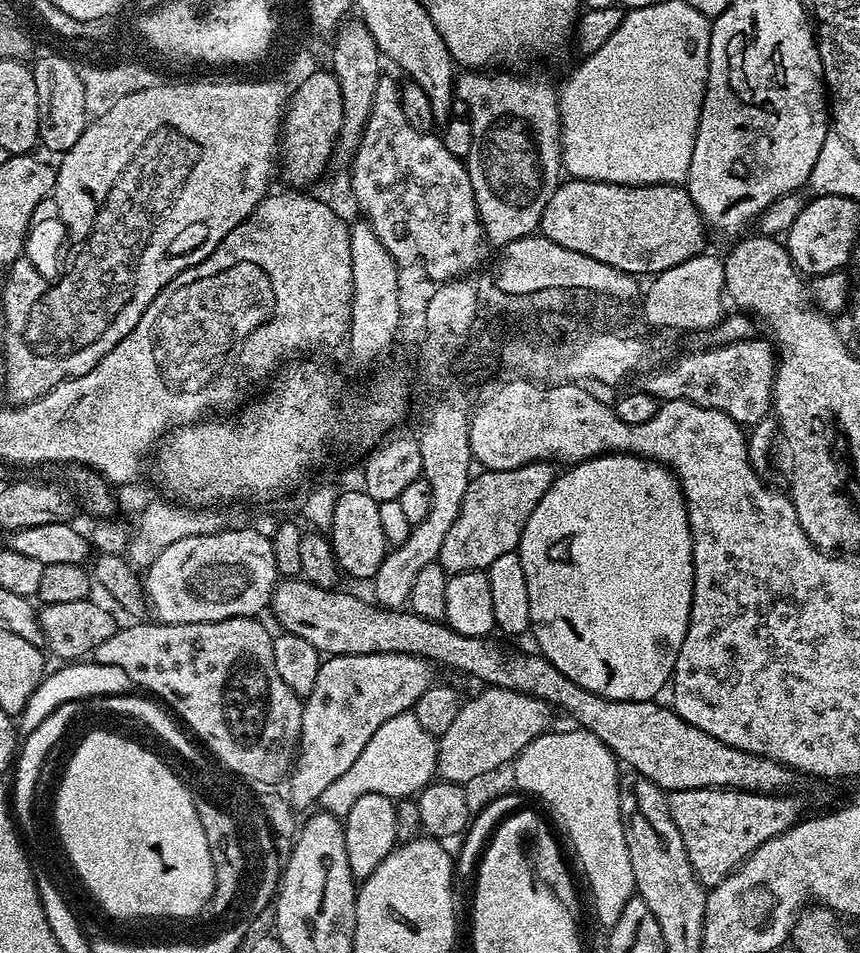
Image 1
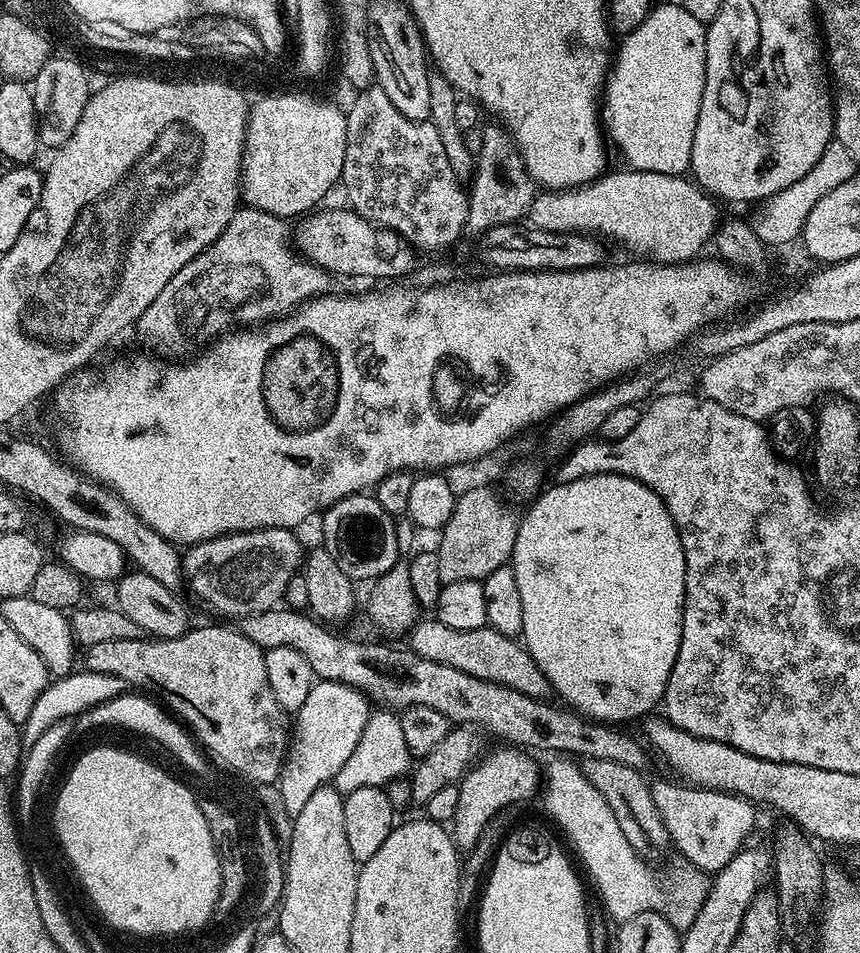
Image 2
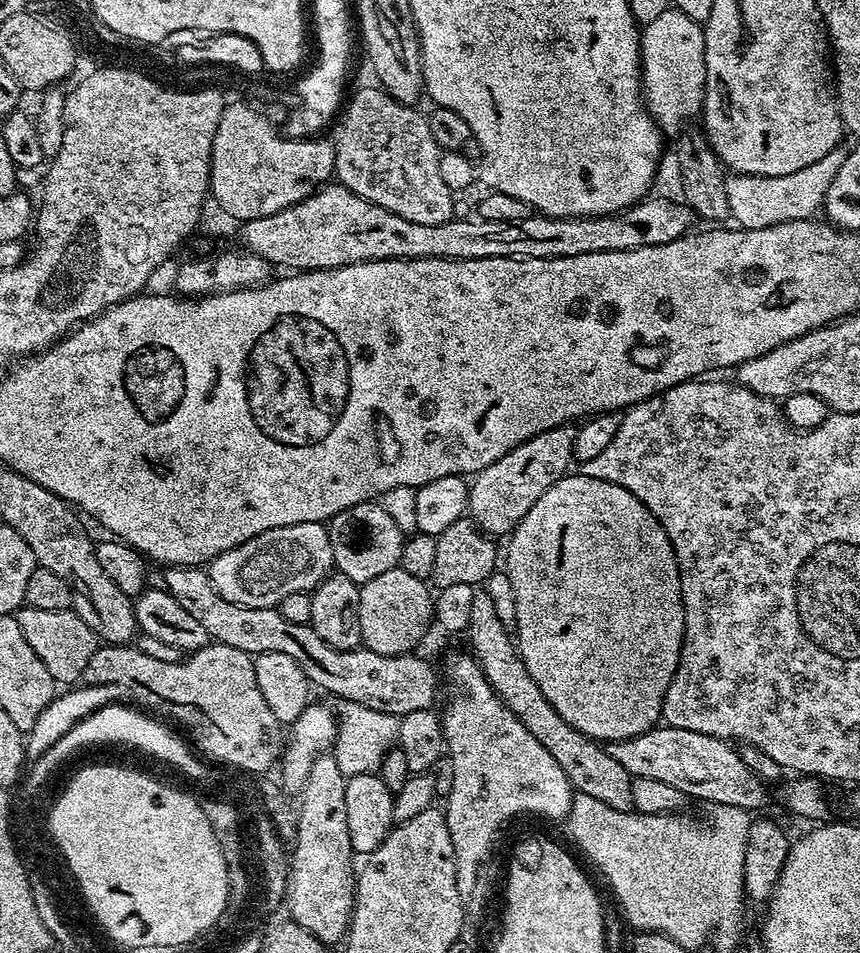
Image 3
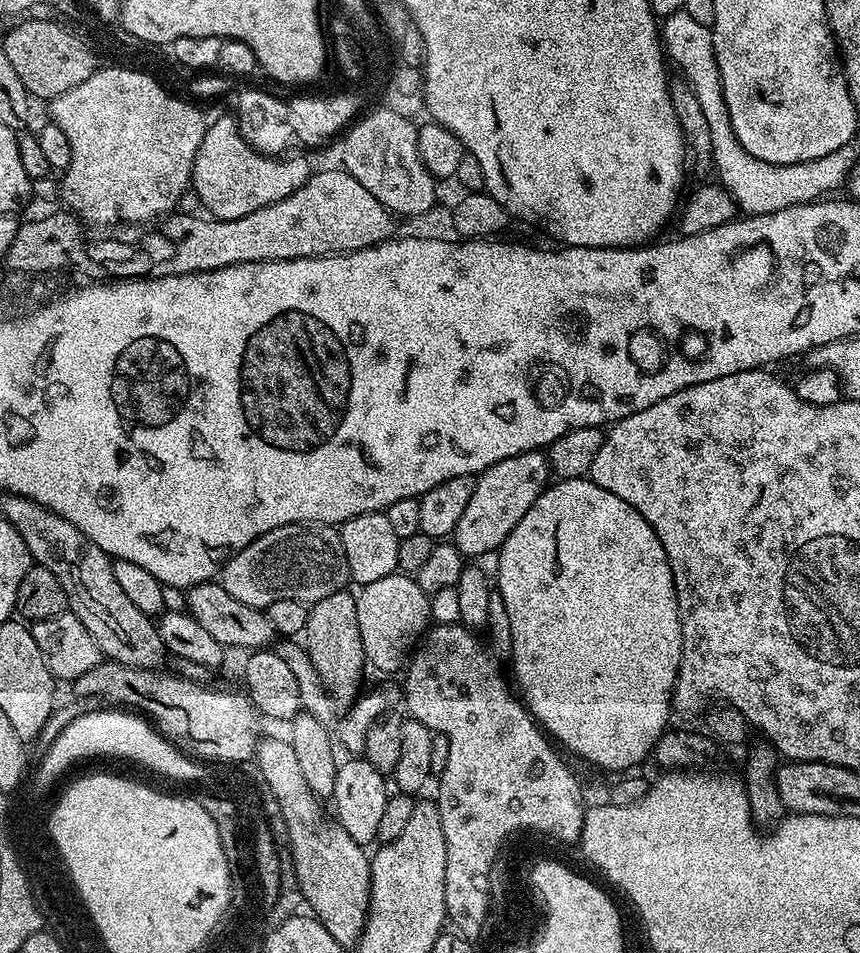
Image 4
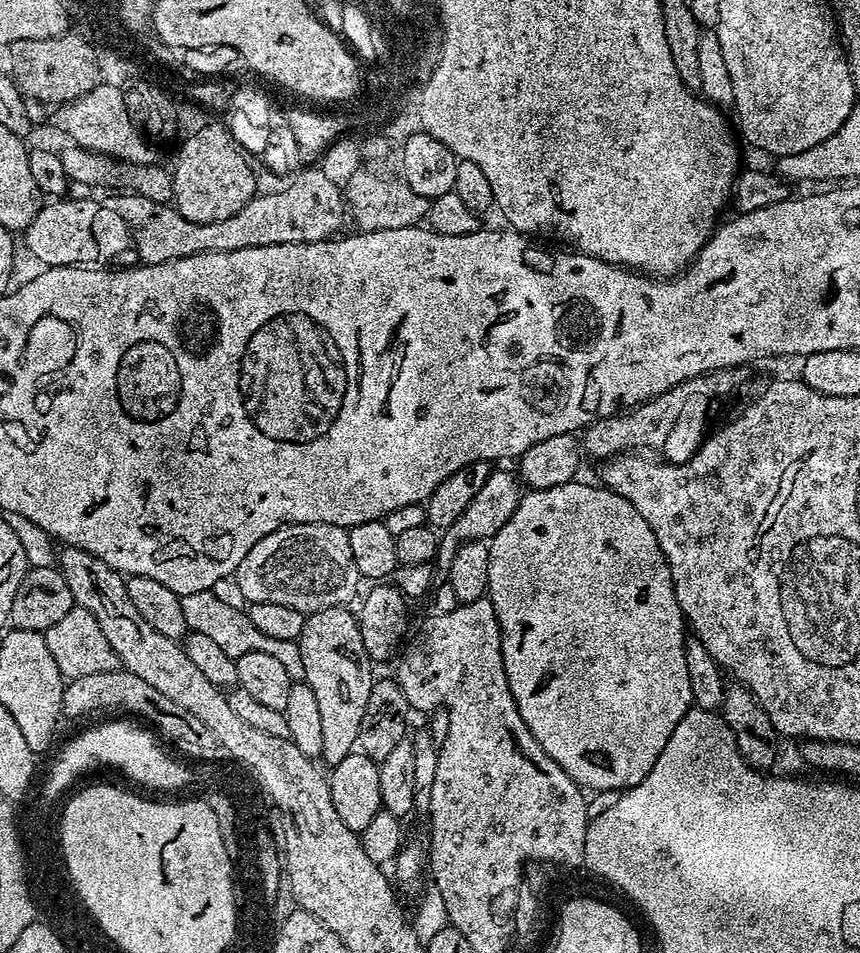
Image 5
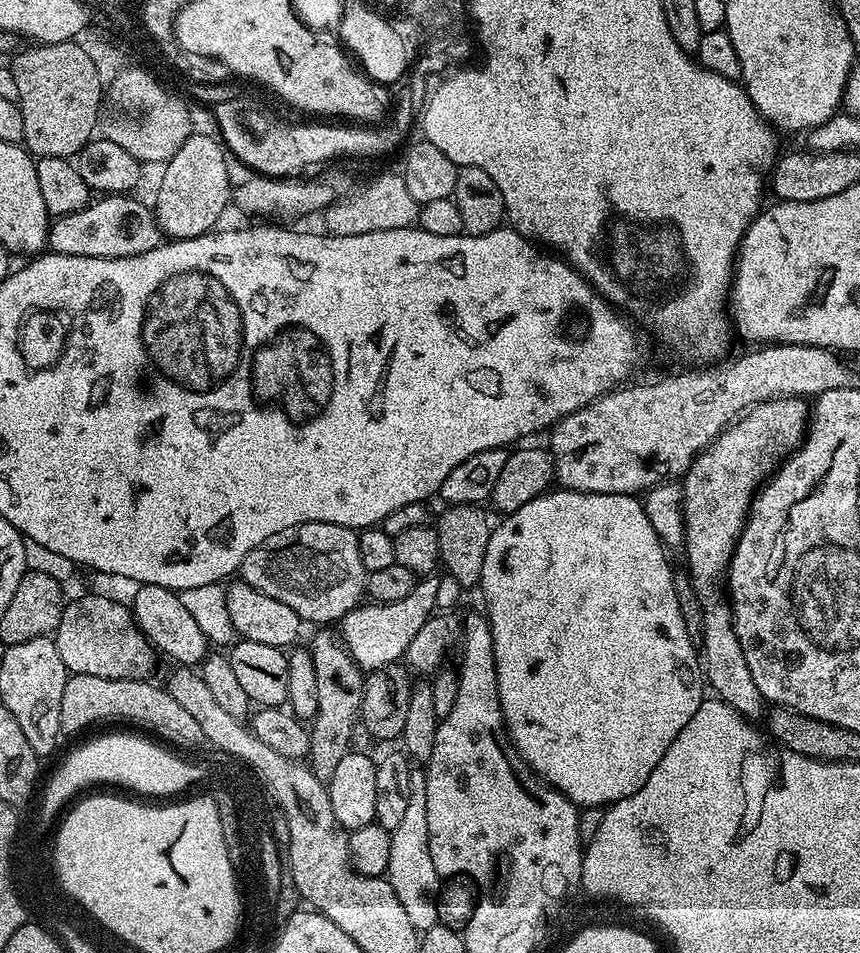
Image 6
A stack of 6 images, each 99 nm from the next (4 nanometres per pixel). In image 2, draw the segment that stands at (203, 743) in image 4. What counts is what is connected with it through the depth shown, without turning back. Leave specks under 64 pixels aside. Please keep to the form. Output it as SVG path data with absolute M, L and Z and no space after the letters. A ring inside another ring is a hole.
M208 624L205 628L189 627L188 631L178 638L169 640L145 638L95 643L83 649L82 664L84 660L83 667L89 672L116 675L133 689L151 694L161 705L171 709L187 725L190 732L192 727L193 734L205 744L203 747L211 755L229 759L229 763L244 768L245 772L252 773L252 776L276 782L284 764L284 753L288 750L290 720L284 708L278 706L274 690L270 690L270 681L266 679L264 654L265 649L252 642L246 634L242 634L239 627L227 628L224 624Z

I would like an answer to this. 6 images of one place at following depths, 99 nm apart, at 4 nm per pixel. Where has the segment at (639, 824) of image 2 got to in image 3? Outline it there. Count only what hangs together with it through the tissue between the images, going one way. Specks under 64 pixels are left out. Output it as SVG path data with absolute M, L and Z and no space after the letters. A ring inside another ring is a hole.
M487 590L474 592L466 639L472 647L468 647L471 655L484 671L485 678L489 680L498 698L516 715L518 722L522 722L522 726L526 726L526 730L530 730L530 734L534 734L534 738L538 738L538 742L542 742L542 746L550 750L554 762L562 766L562 774L566 774L573 789L579 795L598 798L598 802L606 802L608 808L619 812L629 811L632 808L634 777L626 770L622 770L621 764L614 762L614 758L610 758L607 747L574 730L574 726L570 726L561 718L554 710L554 706L550 706L546 694L538 690L538 682L530 678L530 670L526 670L509 628L502 626L498 610L494 610L494 598L490 598Z

